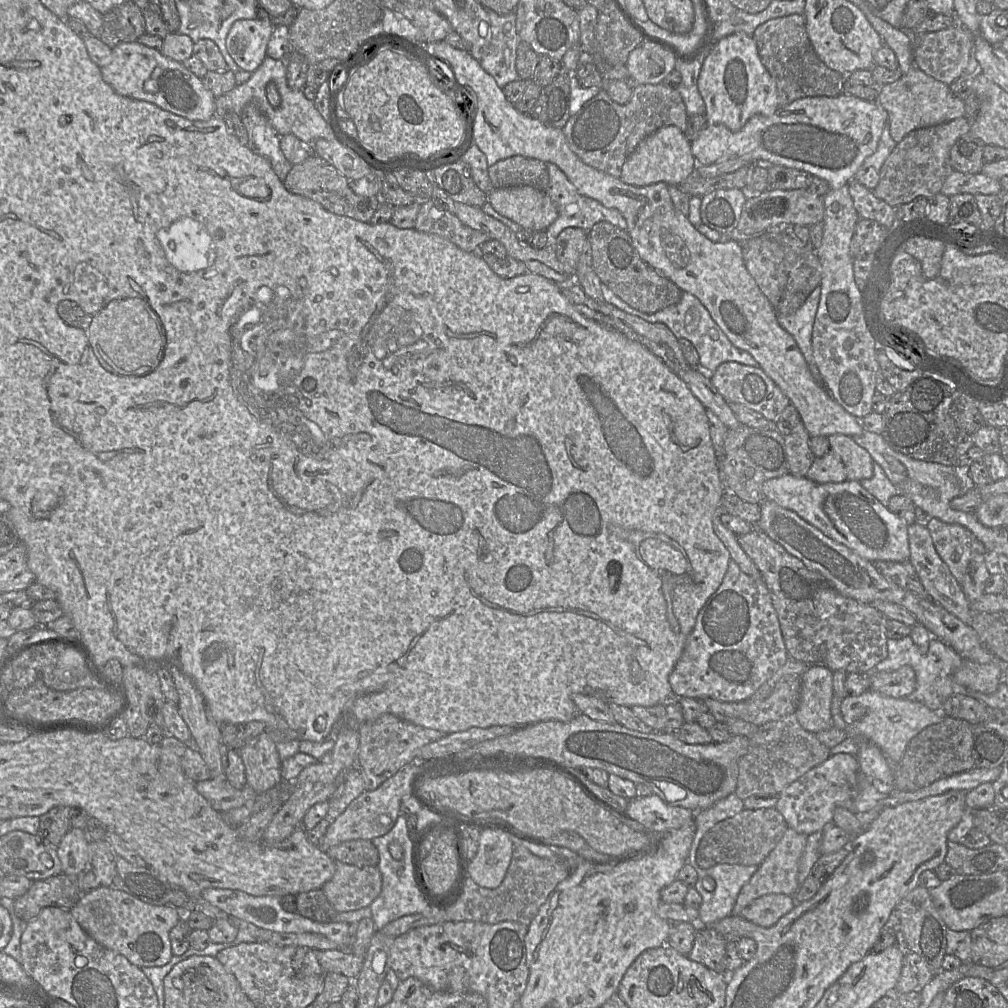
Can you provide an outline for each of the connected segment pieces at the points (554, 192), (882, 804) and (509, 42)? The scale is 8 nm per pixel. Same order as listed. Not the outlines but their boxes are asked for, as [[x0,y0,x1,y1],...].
[[546,163,627,239],[775,753,1001,836],[480,10,520,89]]

